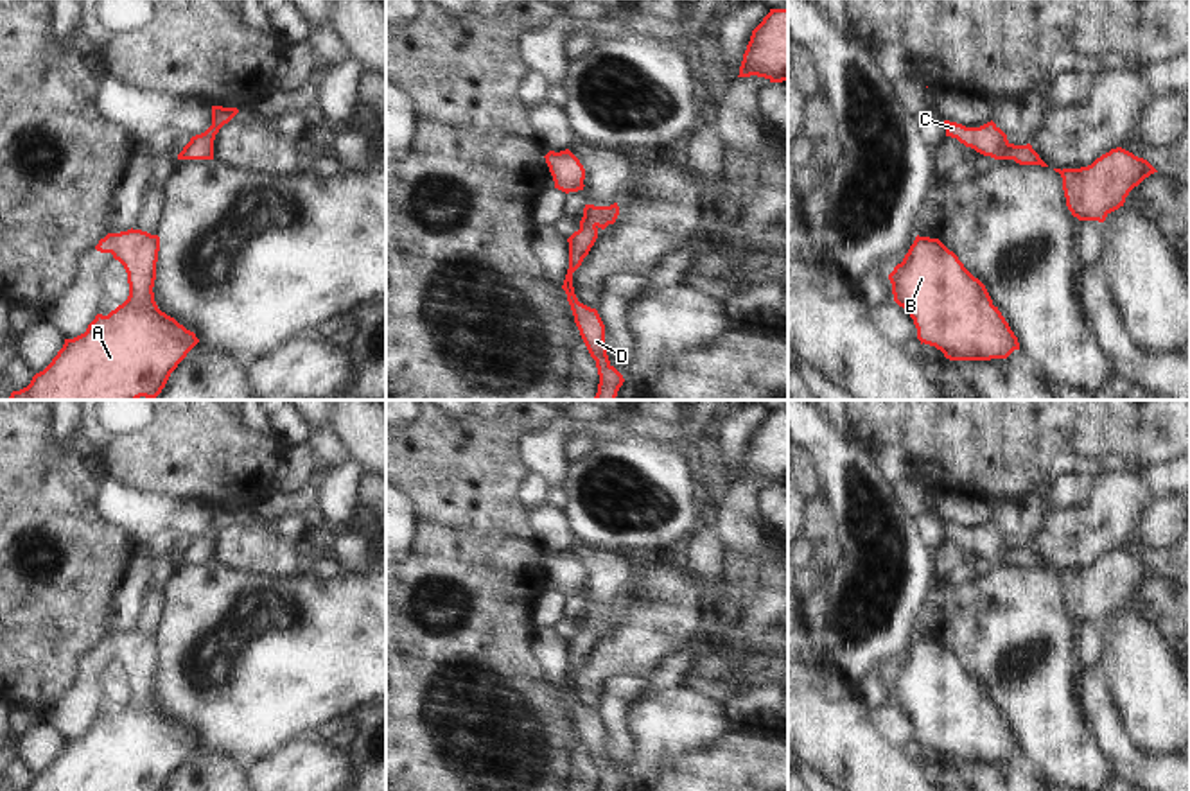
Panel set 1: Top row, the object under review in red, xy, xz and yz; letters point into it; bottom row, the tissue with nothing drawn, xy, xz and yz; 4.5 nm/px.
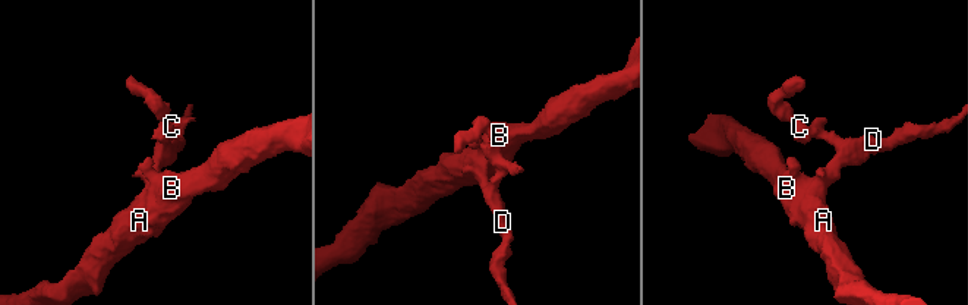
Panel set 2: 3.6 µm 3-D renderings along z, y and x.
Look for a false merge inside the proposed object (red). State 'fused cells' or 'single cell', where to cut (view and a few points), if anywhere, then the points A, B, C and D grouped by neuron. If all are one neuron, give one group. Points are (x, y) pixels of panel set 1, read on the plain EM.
single cell; no cut; A B C D

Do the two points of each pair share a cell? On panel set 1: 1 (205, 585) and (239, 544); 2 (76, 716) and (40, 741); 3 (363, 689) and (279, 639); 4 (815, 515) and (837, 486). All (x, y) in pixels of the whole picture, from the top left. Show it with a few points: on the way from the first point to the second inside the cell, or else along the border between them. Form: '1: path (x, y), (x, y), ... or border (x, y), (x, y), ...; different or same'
1: border (214, 560), (264, 576); different
2: border (42, 718), (63, 739), (63, 748), (43, 772); different
3: path (341, 668), (325, 651), (300, 651); same
4: border (821, 492), (833, 517), (839, 540); different

